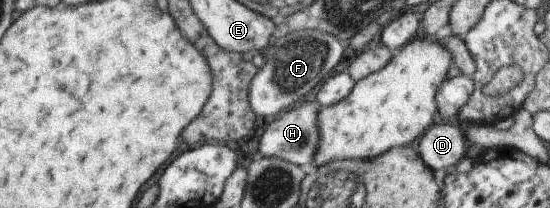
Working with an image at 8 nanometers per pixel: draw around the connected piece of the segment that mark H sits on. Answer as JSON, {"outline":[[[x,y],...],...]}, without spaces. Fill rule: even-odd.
{"outline":[[[301,100],[297,106],[281,111],[260,136],[259,154],[263,157],[277,157],[305,168],[310,166],[320,143],[319,110],[319,104],[316,101]]]}

